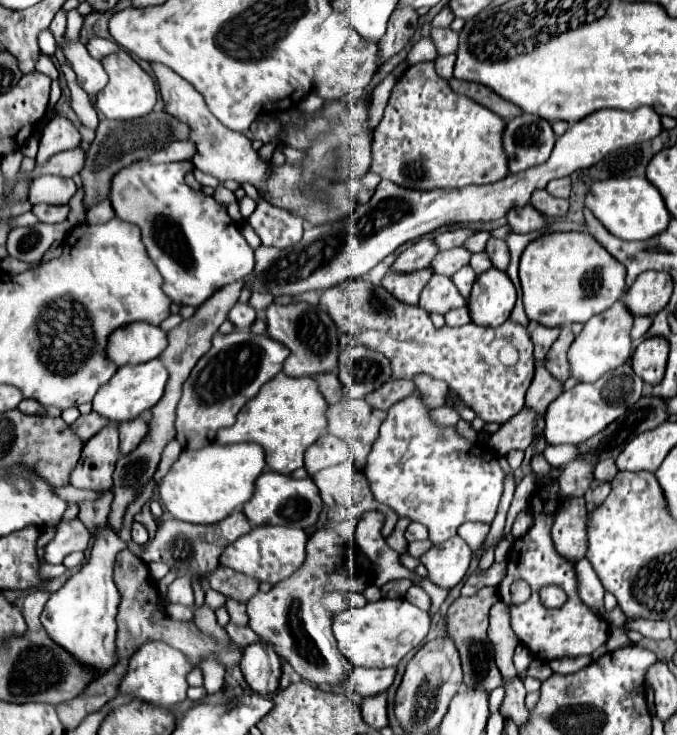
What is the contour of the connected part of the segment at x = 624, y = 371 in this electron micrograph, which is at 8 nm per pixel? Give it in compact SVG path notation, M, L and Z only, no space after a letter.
M629 365L621 367L619 371L611 371L603 375L595 383L579 383L573 389L561 393L545 413L545 439L549 445L575 445L581 443L599 431L603 431L613 419L621 417L637 399L643 395L643 381L639 375L631 371Z

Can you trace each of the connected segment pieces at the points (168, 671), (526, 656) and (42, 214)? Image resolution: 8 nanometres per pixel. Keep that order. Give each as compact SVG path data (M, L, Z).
M151 641L141 645L141 649L137 649L137 655L129 659L129 667L121 679L119 693L129 695L133 701L143 701L155 707L171 707L187 699L189 685L185 677L189 671L191 671L191 665L181 651L161 641Z
M517 645L513 661L515 661L515 669L517 669L517 673L521 675L521 673L527 669L529 661L531 661L531 653L529 653L529 649L527 649L527 647L523 647L523 645Z
M33 205L31 209L35 213L35 217L41 221L41 223L61 223L67 219L67 213L69 213L69 205Z

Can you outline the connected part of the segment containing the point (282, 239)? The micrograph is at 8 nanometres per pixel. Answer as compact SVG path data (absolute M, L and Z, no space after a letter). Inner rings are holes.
M244 183L241 185L246 195L257 201L255 213L247 219L247 223L255 229L255 233L261 237L261 243L265 247L277 247L285 249L301 241L303 235L303 219L297 215L291 215L291 211L273 207L267 201L261 201L256 188Z

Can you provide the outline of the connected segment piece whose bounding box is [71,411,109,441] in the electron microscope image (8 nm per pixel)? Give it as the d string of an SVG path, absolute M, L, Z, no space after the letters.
M91 411L89 415L81 415L71 427L73 427L73 431L75 431L83 441L87 441L87 439L93 437L97 431L101 431L107 423L109 423L109 421L107 421L105 417L101 417L99 413Z

